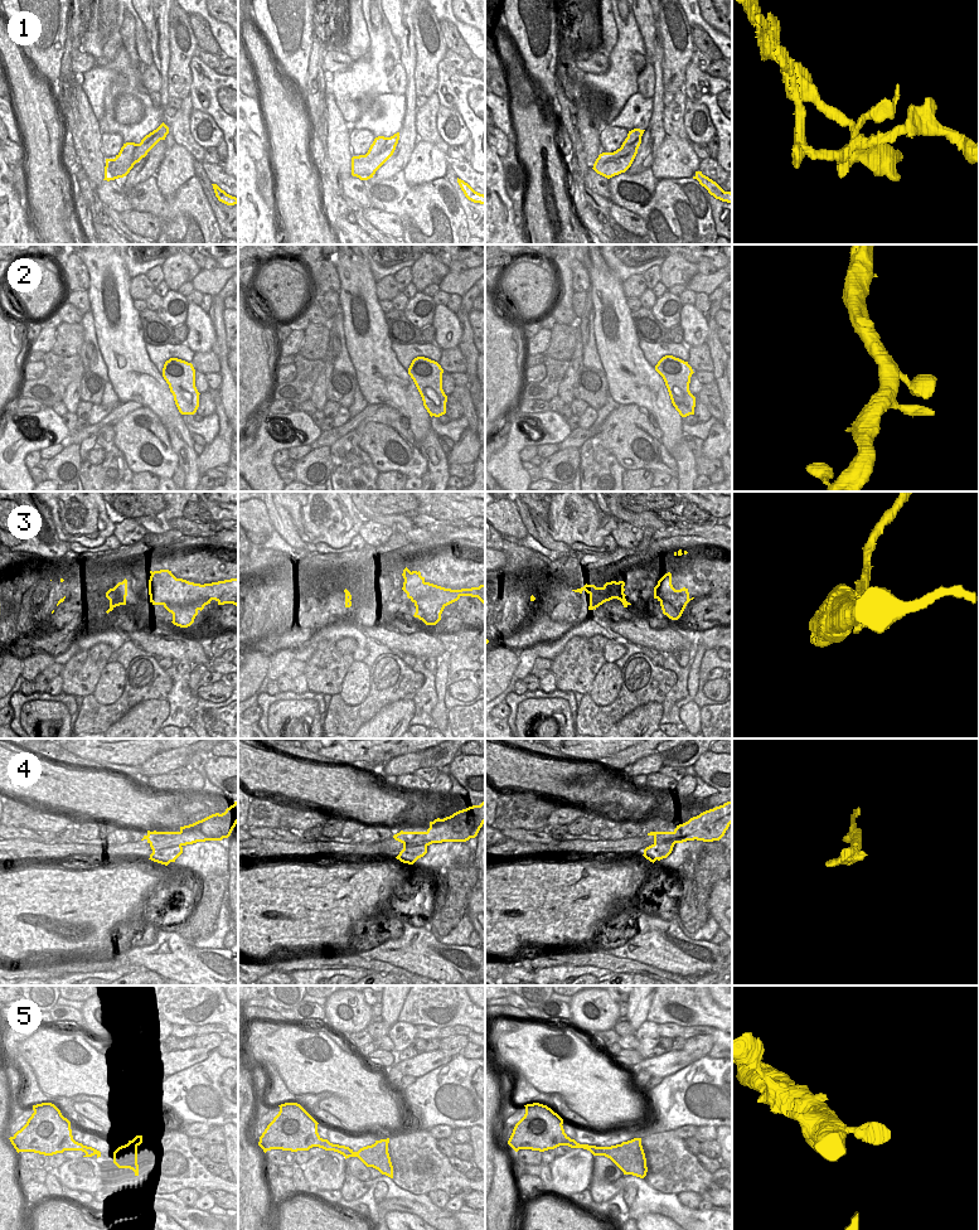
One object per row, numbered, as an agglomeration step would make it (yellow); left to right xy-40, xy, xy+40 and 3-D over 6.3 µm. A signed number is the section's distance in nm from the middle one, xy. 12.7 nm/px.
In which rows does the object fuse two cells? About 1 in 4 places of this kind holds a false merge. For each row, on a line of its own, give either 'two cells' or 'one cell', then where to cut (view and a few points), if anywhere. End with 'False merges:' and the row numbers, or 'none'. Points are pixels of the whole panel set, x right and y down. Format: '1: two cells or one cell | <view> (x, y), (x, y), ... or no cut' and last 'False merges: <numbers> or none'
1: two cells | xy (388, 137), (377, 154), (372, 158), (366, 155)
2: one cell | no cut
3: one cell | no cut
4: two cells | xy-40 (180, 844), (161, 847), (153, 853)
5: one cell | no cut
False merges: 1, 4

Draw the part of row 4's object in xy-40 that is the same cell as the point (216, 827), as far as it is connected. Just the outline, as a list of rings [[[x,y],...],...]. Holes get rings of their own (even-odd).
[[[238,802],[224,813],[212,814],[193,824],[180,827],[179,832],[150,832],[144,839],[150,844],[152,853],[164,847],[186,846],[205,841],[222,841],[228,838],[238,823]]]

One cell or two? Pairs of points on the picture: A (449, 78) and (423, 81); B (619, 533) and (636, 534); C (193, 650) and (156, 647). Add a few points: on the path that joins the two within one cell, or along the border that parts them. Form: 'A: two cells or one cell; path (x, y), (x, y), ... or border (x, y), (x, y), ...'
A: two cells; border (444, 58), (437, 64), (437, 86), (435, 91)
B: one cell; path (623, 533), (633, 534)
C: one cell; path (184, 648), (165, 647)

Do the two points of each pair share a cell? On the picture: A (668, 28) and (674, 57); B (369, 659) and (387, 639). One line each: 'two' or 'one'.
A: one
B: two

